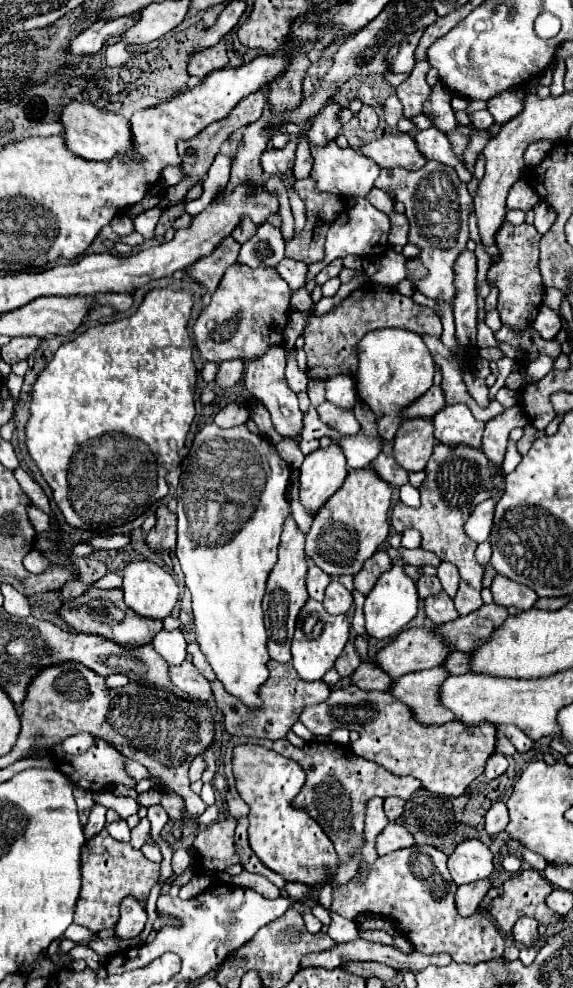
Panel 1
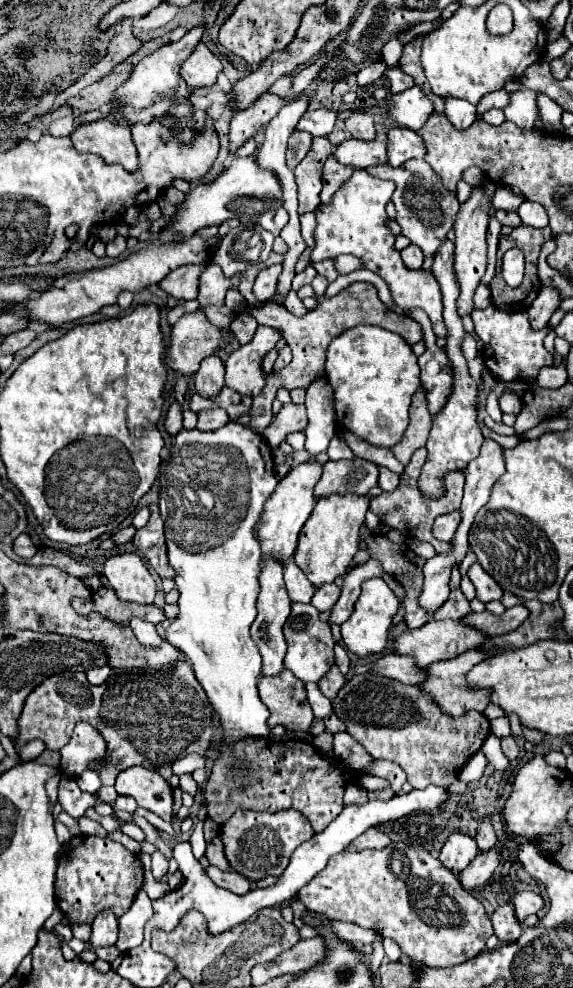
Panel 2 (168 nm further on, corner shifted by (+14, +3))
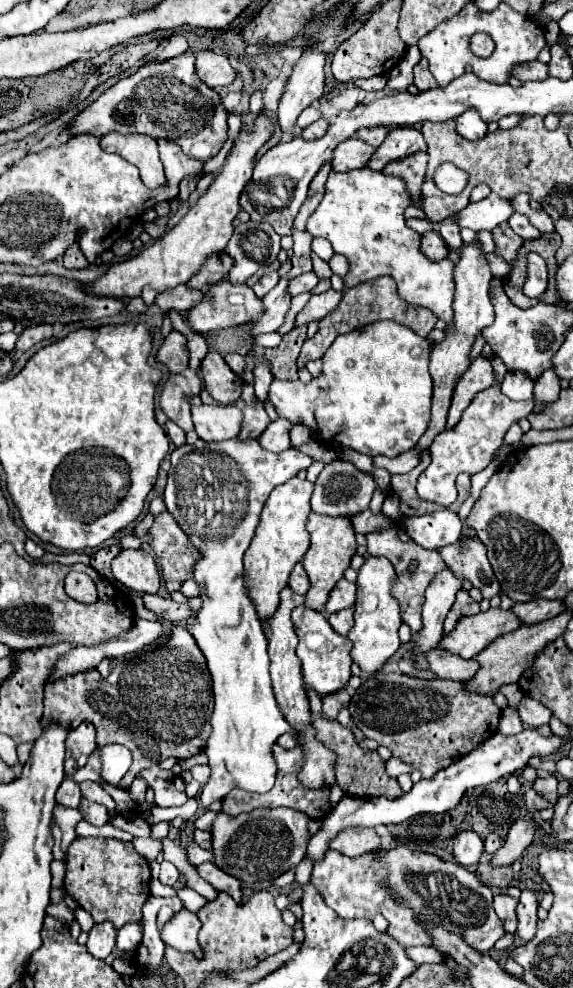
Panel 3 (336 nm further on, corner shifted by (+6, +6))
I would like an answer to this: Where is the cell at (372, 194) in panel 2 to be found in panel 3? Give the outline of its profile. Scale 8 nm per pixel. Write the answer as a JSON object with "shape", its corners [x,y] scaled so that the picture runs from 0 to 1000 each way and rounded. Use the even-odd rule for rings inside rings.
{"shape":[[[611,172],[579,174],[569,184],[569,196],[548,217],[538,221],[534,233],[545,239],[576,243],[586,257],[600,257],[611,265],[611,275],[600,279],[604,291],[646,285],[660,279],[684,279],[695,287],[695,298],[723,310],[740,310],[778,326],[778,334],[789,330],[789,298],[792,265],[775,261],[750,265],[733,257],[733,237],[716,233],[705,223],[705,211],[716,209],[716,198],[705,190],[705,182],[674,178],[660,172]]]}

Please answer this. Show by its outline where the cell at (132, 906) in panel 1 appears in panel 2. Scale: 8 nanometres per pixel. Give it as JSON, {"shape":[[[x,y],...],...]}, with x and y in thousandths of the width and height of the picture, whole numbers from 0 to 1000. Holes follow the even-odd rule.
{"shape":[[[182,920],[178,924],[168,926],[161,934],[161,948],[157,956],[161,959],[192,959],[206,950],[206,930],[195,922]]]}

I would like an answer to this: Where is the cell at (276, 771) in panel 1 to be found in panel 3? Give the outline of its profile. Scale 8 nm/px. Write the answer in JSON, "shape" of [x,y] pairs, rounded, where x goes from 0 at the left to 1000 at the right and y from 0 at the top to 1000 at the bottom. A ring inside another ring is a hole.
{"shape":[[[454,818],[436,824],[419,824],[415,828],[380,824],[370,836],[373,874],[422,893],[478,891],[499,881],[517,879],[534,866],[534,856],[541,850],[538,834],[541,828],[510,818]]]}

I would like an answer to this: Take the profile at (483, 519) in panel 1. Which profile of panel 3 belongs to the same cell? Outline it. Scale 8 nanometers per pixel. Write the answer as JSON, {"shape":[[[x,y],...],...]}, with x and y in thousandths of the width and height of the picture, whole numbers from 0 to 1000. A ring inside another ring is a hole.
{"shape":[[[782,514],[740,522],[705,524],[702,530],[723,549],[754,557],[792,551],[806,543],[806,526]]]}

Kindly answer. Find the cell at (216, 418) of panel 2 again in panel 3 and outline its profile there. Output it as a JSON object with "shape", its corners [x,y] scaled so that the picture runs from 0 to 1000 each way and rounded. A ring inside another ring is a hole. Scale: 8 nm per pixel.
{"shape":[[[335,411],[339,435],[360,447],[380,447],[415,441],[422,417],[412,411]]]}

